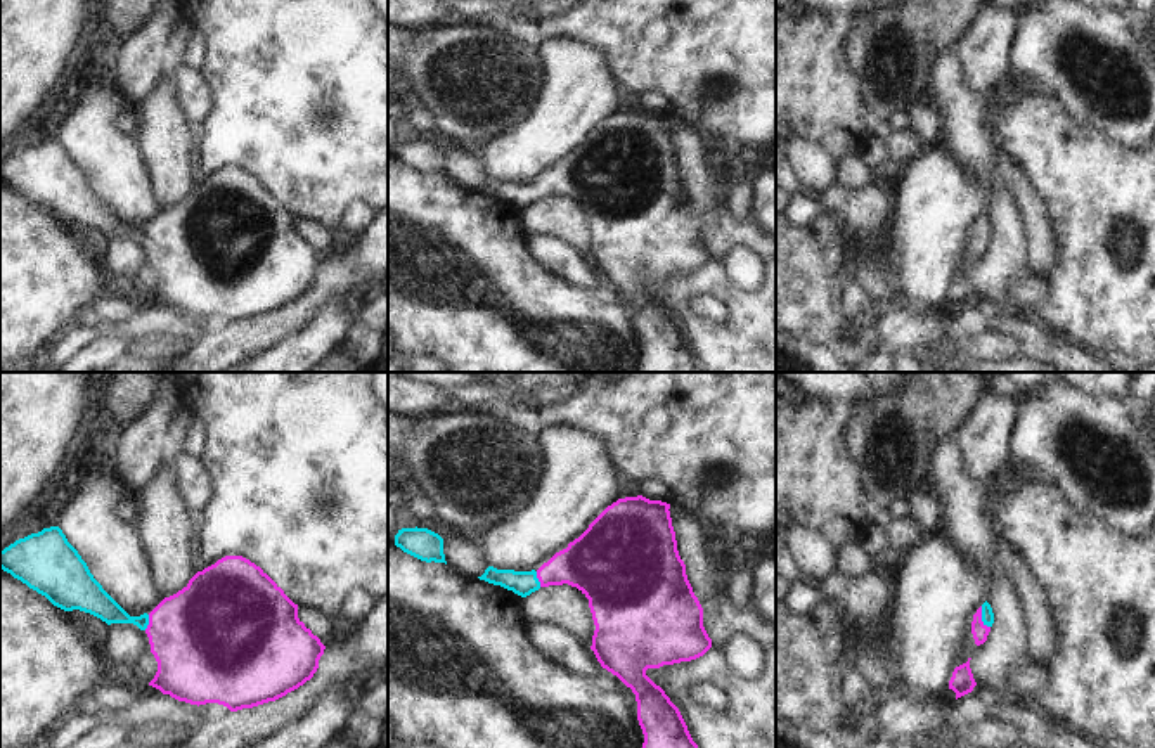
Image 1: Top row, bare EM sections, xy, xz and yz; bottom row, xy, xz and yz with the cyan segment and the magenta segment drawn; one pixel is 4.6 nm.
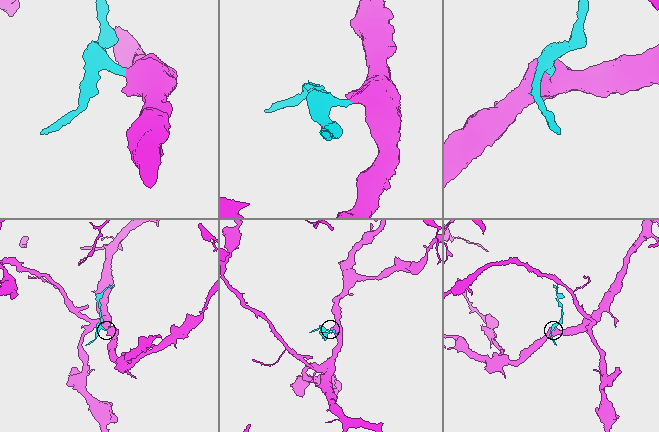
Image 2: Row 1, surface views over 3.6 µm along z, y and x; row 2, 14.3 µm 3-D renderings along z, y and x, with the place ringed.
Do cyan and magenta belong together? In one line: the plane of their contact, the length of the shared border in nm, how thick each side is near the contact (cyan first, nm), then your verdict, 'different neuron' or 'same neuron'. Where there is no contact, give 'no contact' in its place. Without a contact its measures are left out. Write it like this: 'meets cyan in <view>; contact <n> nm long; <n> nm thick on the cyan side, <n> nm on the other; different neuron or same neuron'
meets cyan in yz; contact 110 nm long; 60 nm thick on the cyan side, 70 nm on the other; same neuron

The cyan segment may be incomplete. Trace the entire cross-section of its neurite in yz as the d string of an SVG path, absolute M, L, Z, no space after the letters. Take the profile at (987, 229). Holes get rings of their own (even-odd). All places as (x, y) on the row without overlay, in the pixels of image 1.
M985 213L977 222L977 225L973 227L973 234L971 234L971 246L973 246L977 258L987 253L992 235L994 235L994 225L992 225L990 216Z

